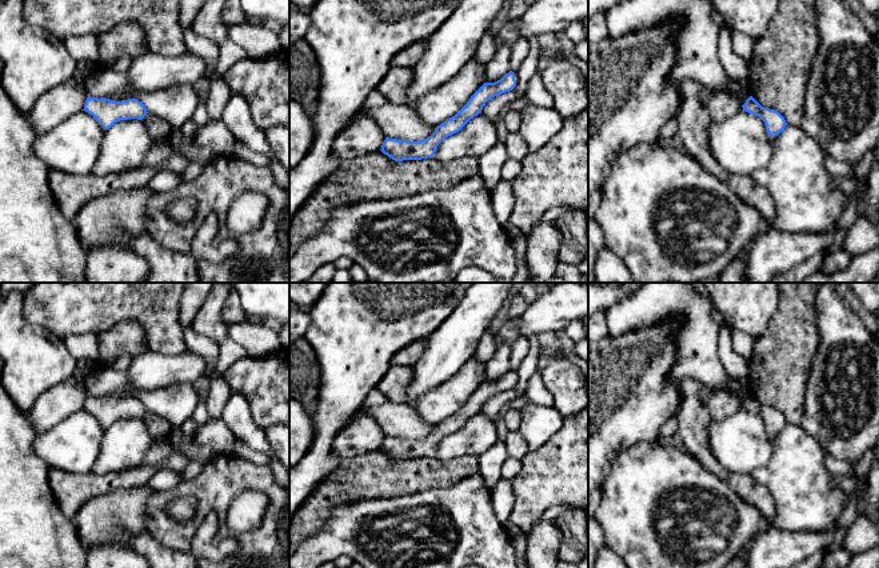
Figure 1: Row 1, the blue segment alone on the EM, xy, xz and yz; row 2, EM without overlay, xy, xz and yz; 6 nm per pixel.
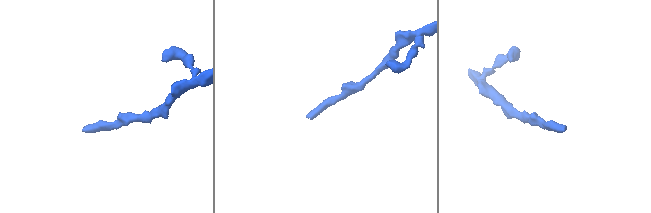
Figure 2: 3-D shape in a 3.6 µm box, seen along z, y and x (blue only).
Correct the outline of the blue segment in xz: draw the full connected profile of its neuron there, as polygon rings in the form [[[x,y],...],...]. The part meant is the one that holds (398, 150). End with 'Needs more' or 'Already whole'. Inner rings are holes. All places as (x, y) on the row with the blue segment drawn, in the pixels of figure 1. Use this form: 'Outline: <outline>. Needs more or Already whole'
Outline: [[[510,71],[495,83],[484,83],[452,117],[435,128],[435,132],[423,140],[408,141],[385,137],[381,152],[395,161],[421,160],[433,157],[437,145],[448,136],[459,132],[471,119],[482,113],[488,100],[516,87],[515,73]]]. Already whole

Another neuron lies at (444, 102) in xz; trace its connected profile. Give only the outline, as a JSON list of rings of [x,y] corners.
[[[472,59],[456,76],[424,95],[415,111],[424,124],[437,127],[455,116],[484,83],[486,68]]]

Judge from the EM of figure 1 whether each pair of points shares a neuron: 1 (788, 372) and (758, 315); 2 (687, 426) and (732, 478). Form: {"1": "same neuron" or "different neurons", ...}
{"1": "different neurons", "2": "same neuron"}

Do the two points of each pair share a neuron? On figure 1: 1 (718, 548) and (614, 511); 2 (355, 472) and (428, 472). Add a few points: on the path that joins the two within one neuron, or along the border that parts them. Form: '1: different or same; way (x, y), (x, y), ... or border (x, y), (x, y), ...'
1: same; way (692, 530), (672, 530), (650, 511), (639, 511)
2: same; way (374, 472), (410, 472)

